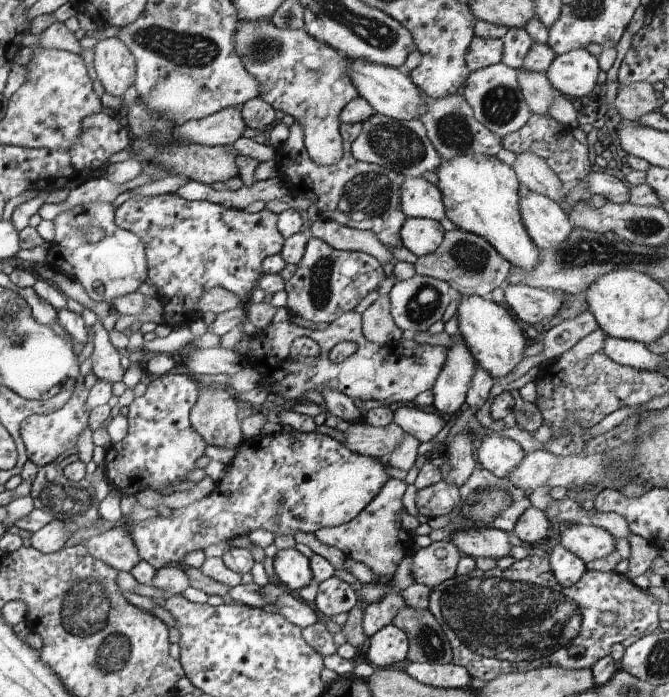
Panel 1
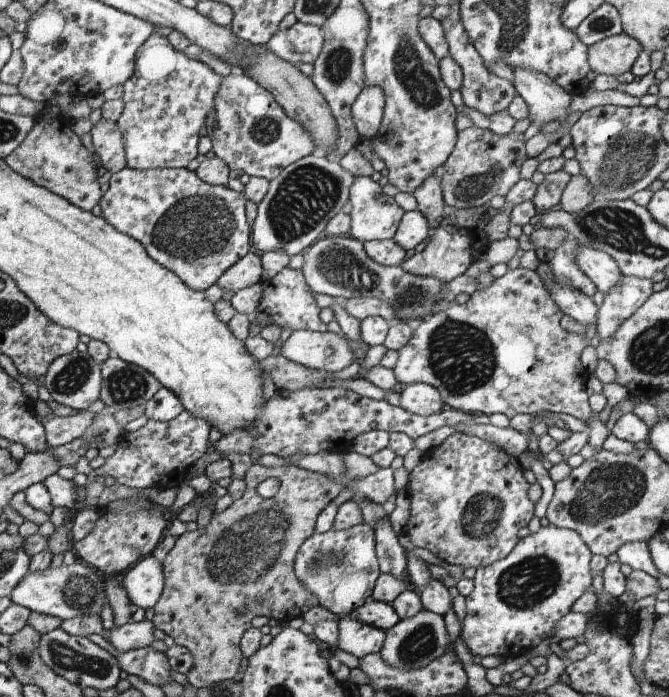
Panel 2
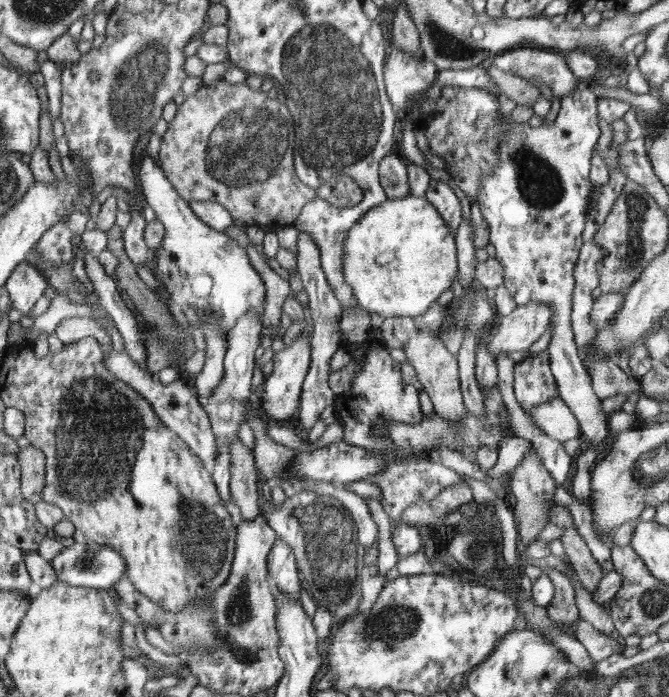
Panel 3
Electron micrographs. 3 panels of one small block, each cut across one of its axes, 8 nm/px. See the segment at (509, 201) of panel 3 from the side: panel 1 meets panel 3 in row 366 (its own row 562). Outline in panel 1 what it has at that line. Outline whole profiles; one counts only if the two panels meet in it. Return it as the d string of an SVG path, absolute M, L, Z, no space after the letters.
M556 544L554 549L548 548L548 553L551 569L562 586L569 587L576 584L587 571L586 563L572 551L566 550L562 544Z

